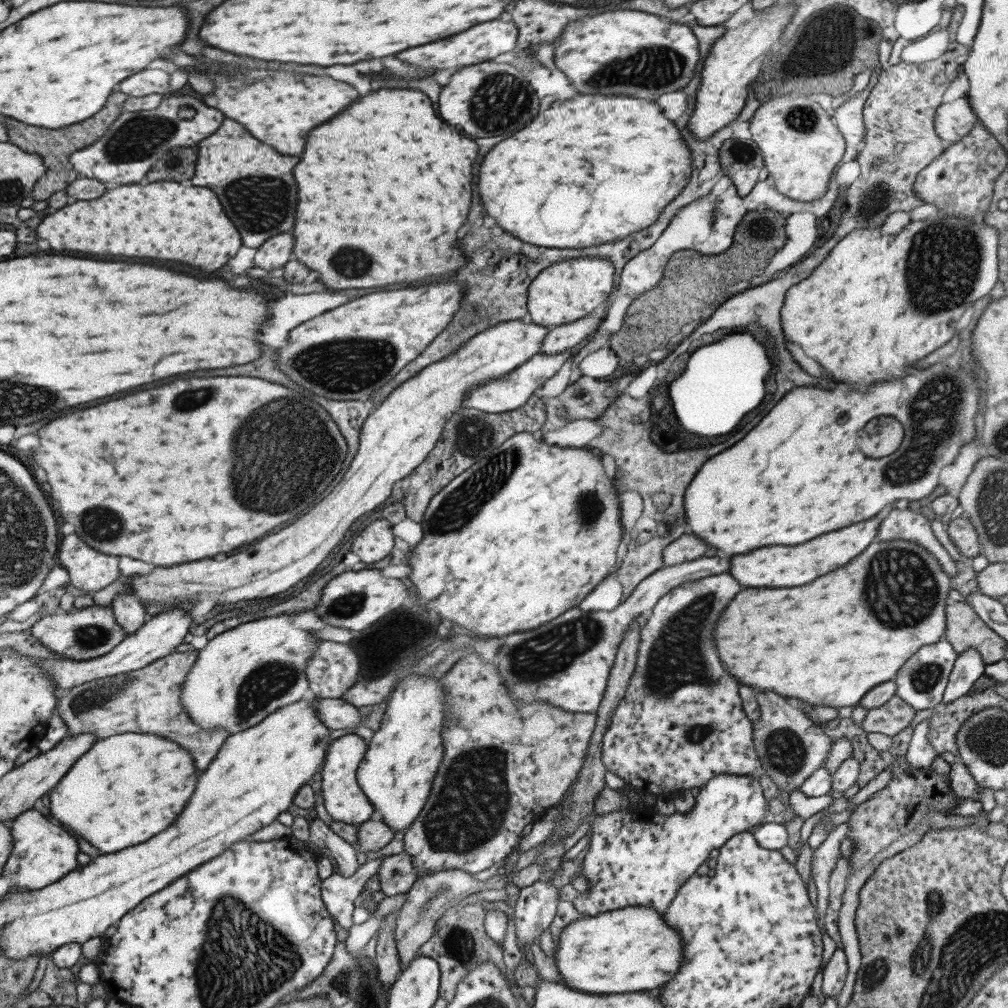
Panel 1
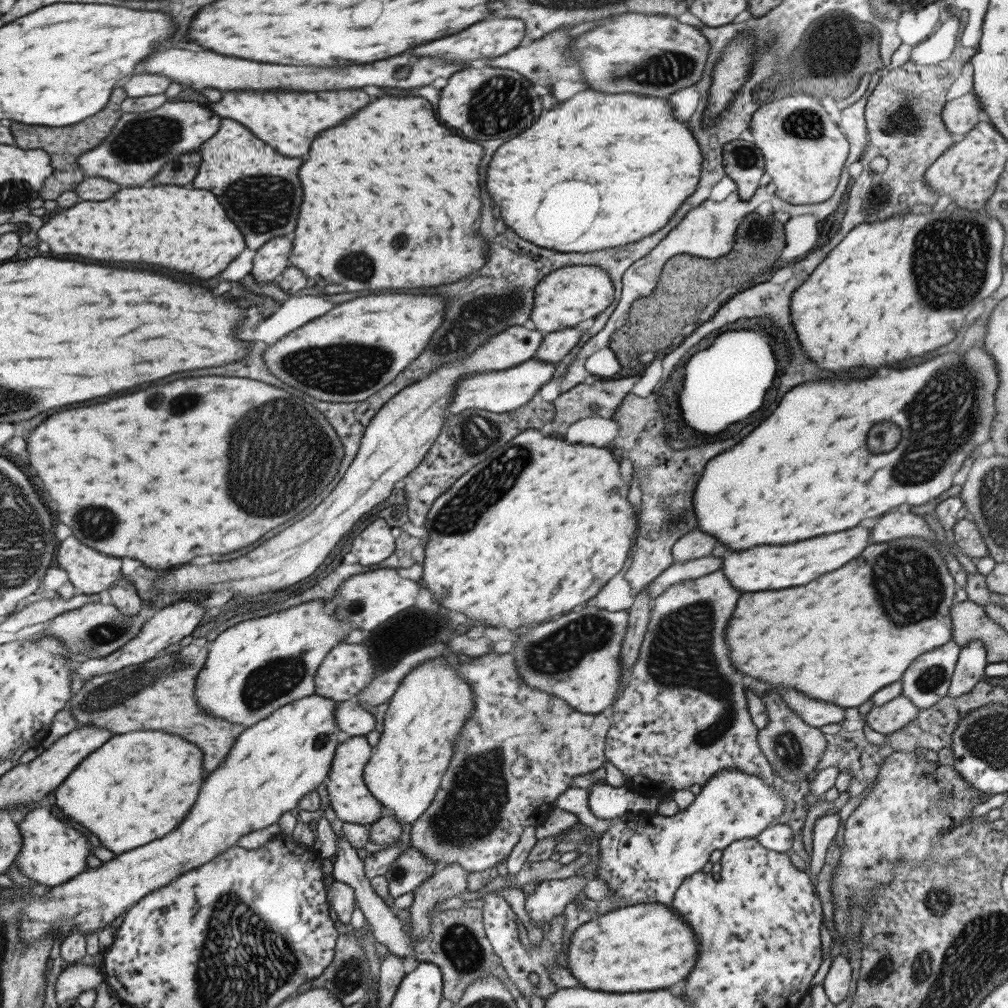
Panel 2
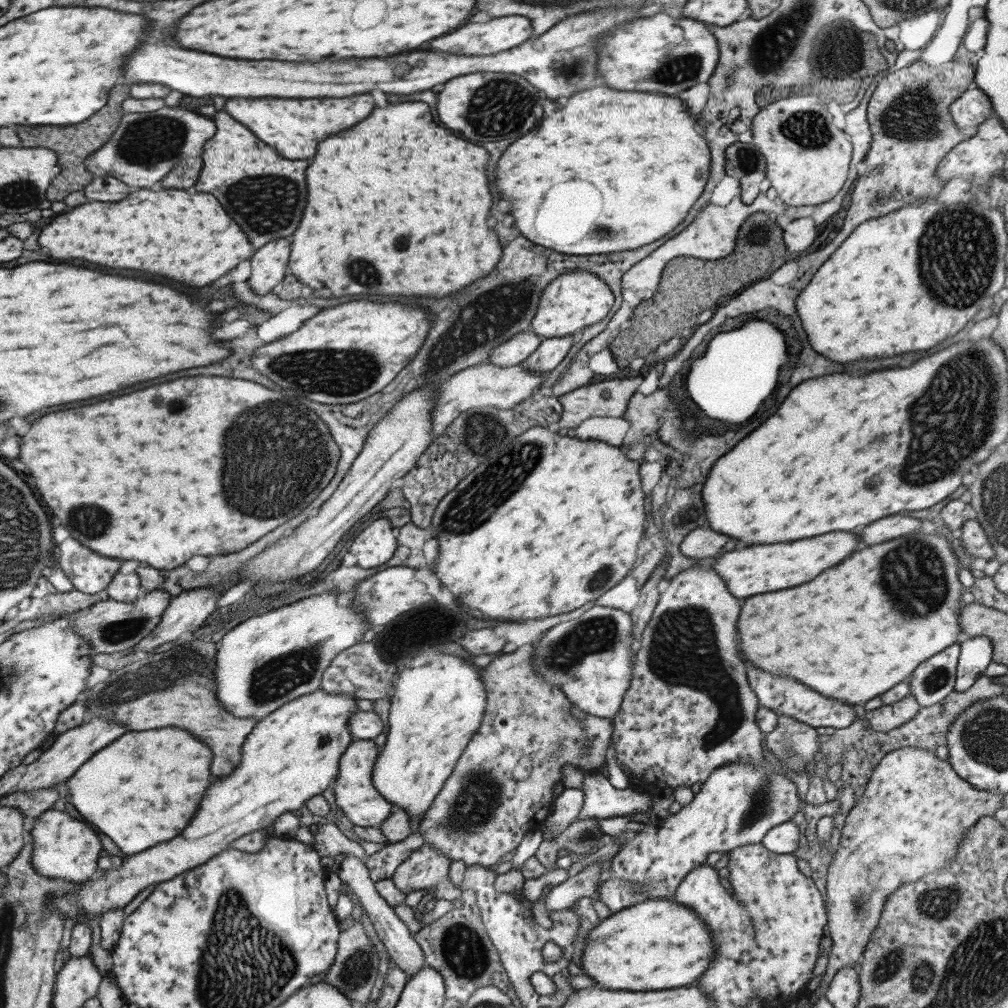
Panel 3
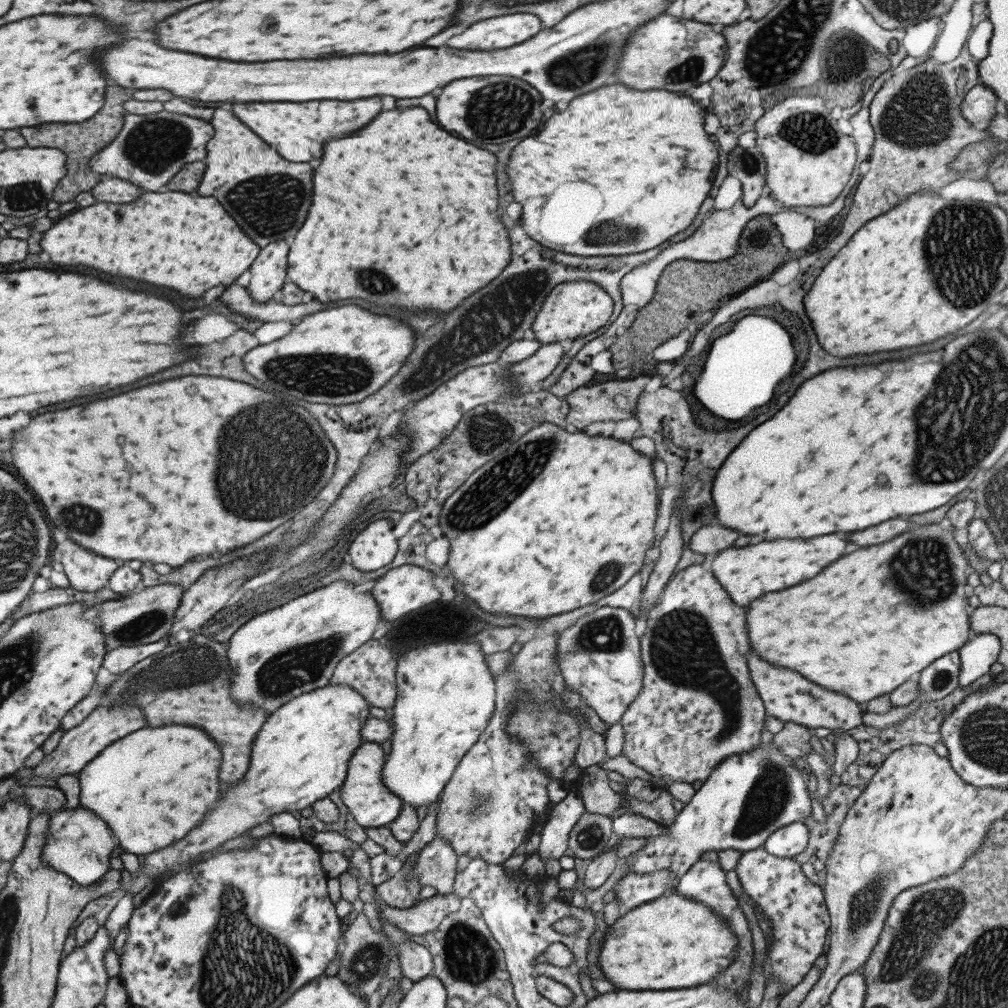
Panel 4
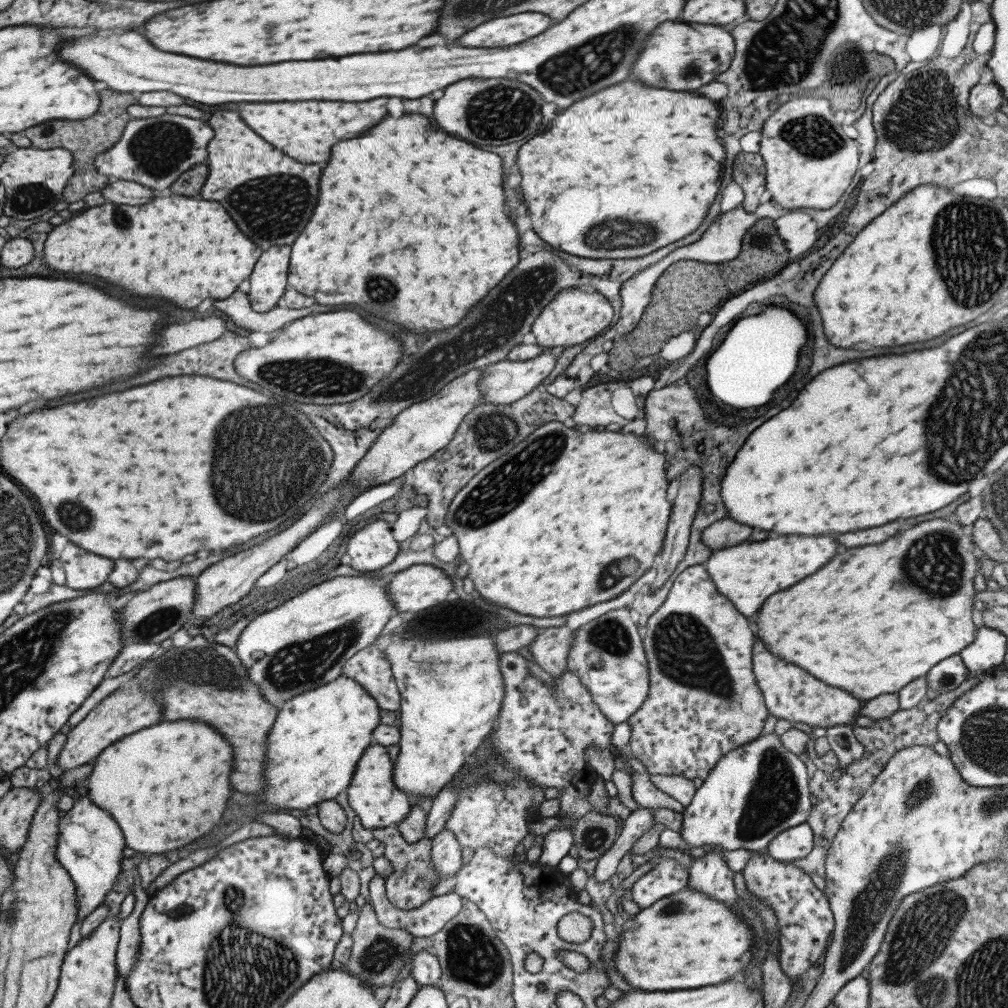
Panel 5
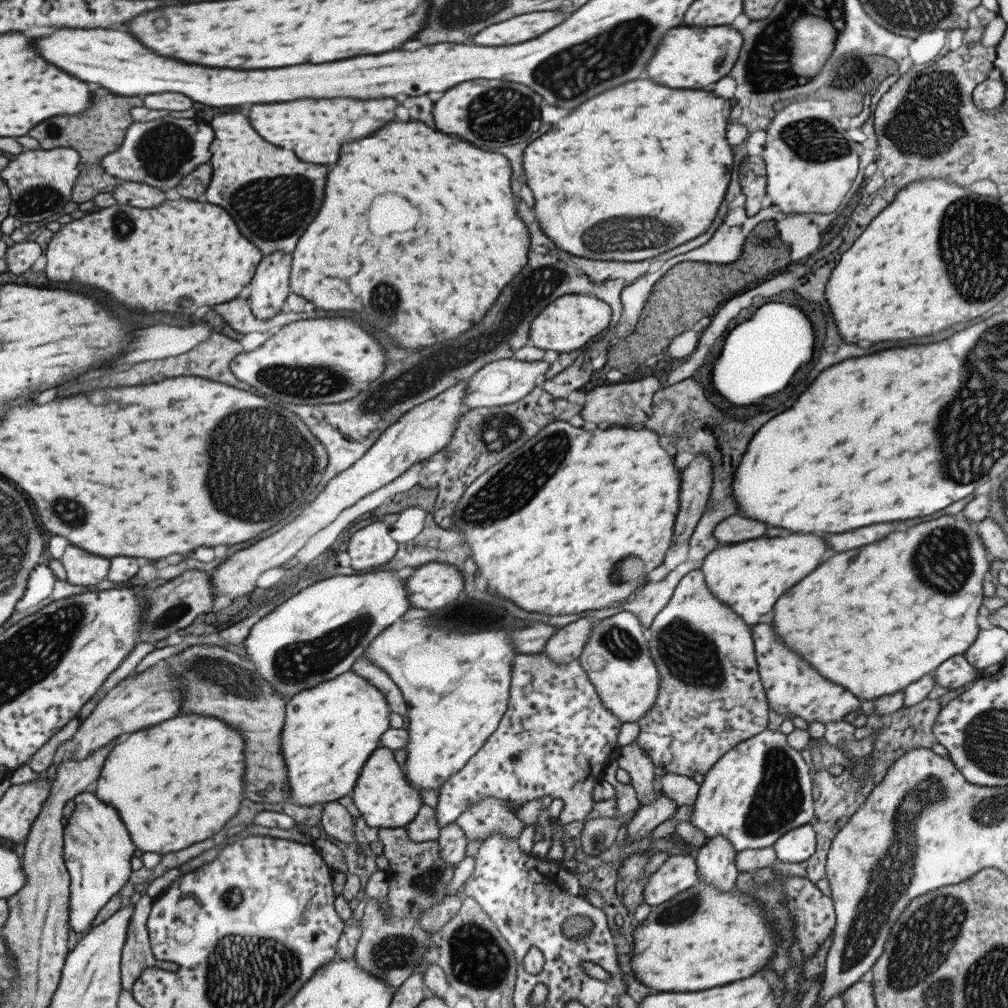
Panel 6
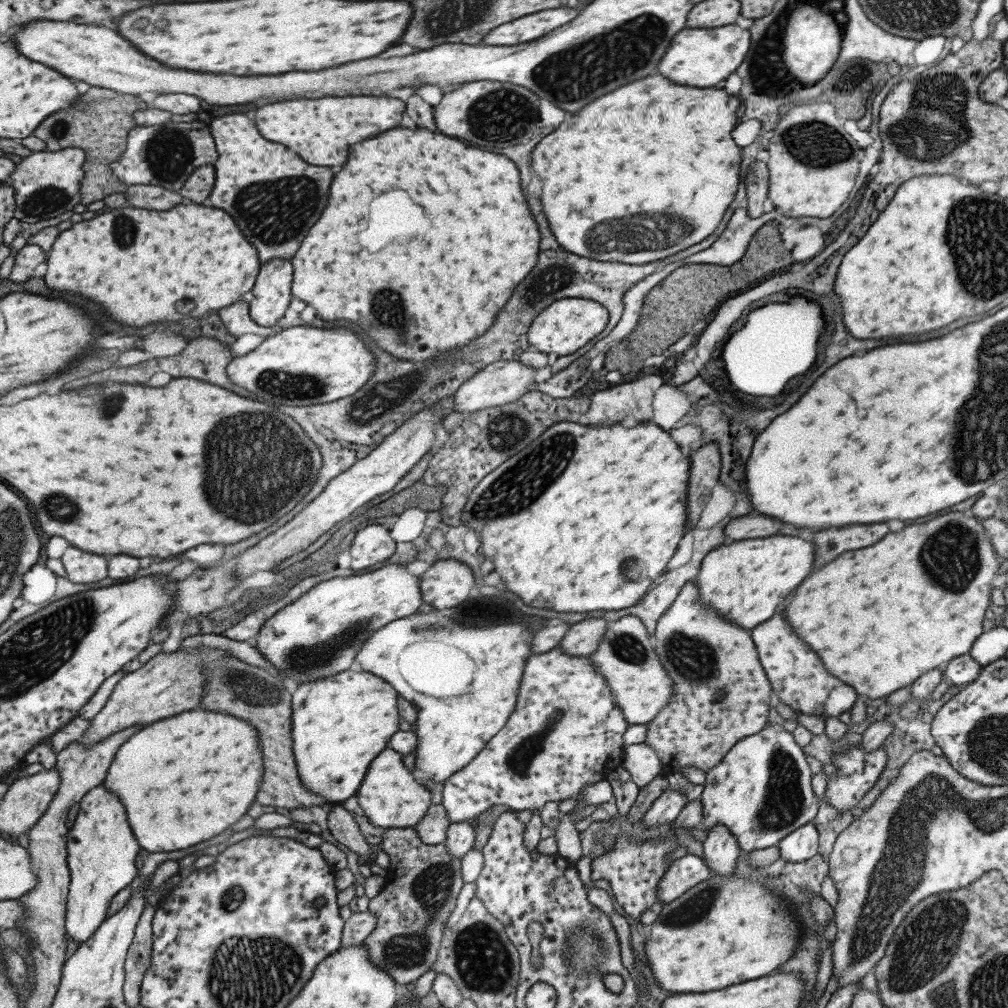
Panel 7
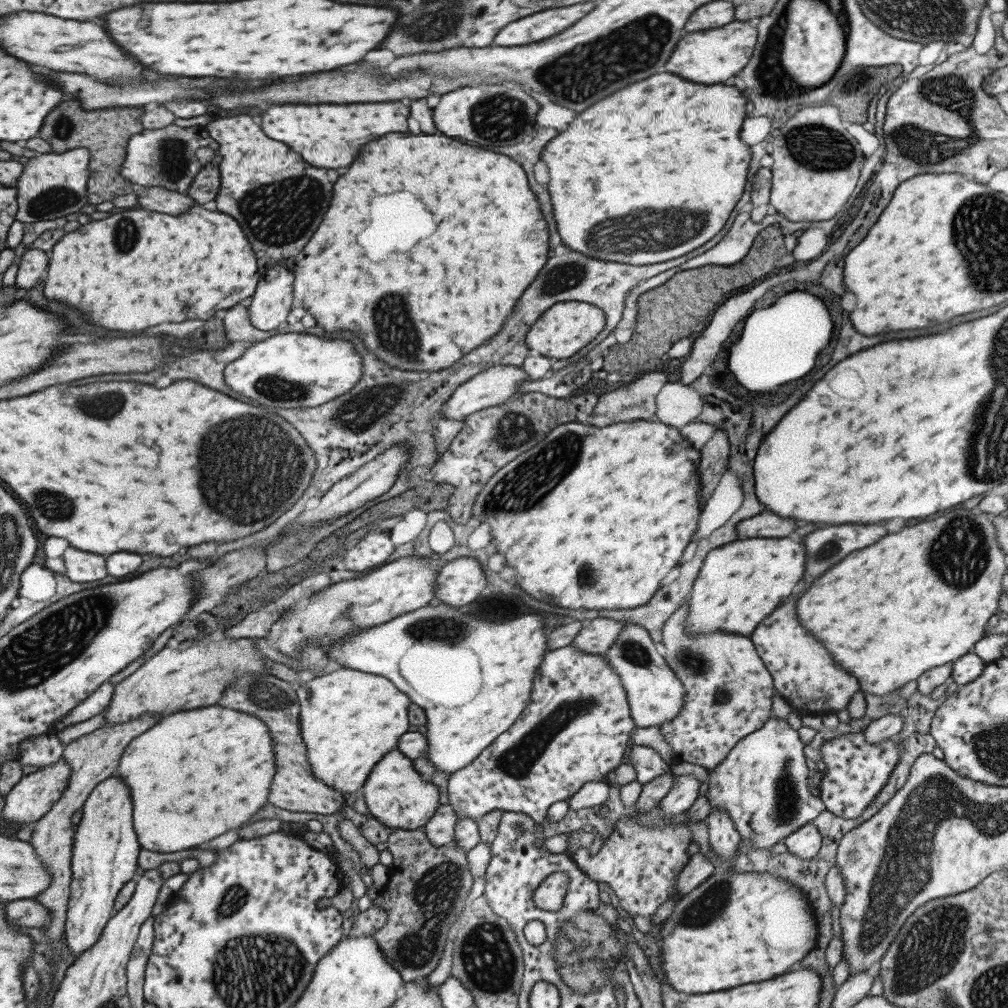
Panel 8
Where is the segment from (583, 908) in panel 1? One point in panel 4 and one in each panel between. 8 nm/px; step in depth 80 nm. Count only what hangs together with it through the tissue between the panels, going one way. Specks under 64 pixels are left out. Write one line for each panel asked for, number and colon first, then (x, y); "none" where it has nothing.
2: (644, 858)
3: (737, 803)
4: (747, 796)

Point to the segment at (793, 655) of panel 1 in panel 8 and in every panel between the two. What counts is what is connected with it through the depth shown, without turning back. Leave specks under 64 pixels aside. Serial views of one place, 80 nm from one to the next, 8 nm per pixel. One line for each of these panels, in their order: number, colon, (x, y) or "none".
2: (857, 638)
3: (848, 616)
4: (845, 604)
5: (893, 638)
6: (885, 583)
7: (917, 598)
8: (894, 614)

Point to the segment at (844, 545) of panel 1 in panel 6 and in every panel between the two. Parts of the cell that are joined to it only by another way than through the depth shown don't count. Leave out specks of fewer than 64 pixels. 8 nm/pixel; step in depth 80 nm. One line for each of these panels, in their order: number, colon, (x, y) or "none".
2: (764, 567)
3: (757, 569)
4: (748, 572)
5: (746, 574)
6: (748, 576)

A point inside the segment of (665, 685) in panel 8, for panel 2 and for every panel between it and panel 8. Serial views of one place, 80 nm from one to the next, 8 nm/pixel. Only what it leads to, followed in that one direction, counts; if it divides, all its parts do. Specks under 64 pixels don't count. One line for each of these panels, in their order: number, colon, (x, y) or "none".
2: (575, 657)
3: (589, 657)
4: (598, 656)
5: (606, 654)
6: (615, 658)
7: (625, 656)

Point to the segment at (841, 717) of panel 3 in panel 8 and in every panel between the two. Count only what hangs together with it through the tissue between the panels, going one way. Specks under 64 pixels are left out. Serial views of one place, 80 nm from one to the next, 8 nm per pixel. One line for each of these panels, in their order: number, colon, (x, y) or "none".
4: (785, 695)
5: (789, 693)
6: (793, 688)
7: (796, 677)
8: (803, 675)

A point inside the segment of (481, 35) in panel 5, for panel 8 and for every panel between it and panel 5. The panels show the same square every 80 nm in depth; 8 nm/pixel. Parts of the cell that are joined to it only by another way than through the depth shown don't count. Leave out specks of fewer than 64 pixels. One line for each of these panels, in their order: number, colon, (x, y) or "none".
6: (522, 27)
7: (527, 28)
8: (541, 25)

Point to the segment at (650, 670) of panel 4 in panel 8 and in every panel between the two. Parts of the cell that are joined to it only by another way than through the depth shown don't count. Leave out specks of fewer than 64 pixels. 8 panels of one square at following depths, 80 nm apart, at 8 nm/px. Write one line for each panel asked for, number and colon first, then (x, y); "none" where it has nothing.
5: (703, 701)
6: (710, 698)
7: (720, 695)
8: (727, 692)

